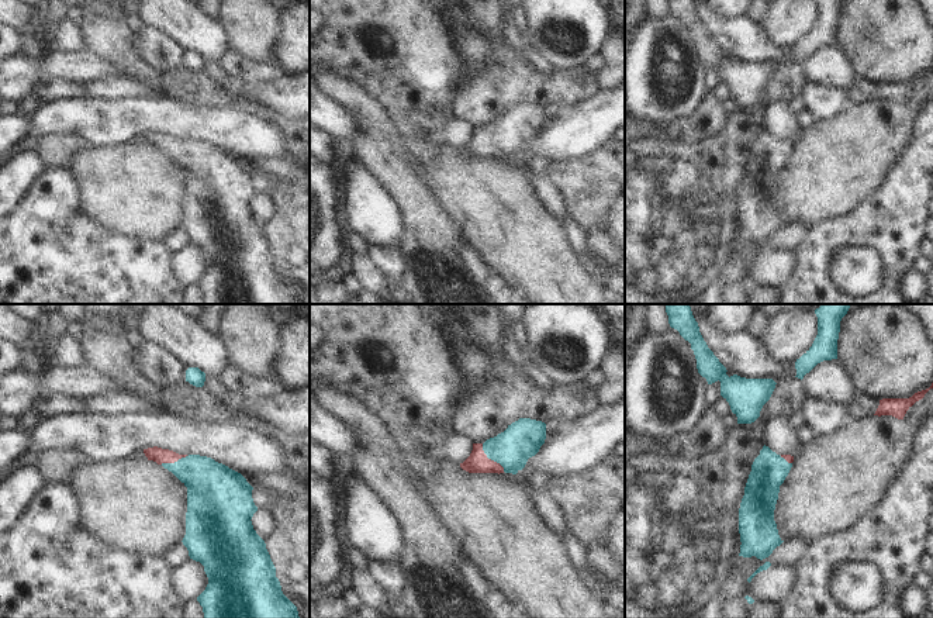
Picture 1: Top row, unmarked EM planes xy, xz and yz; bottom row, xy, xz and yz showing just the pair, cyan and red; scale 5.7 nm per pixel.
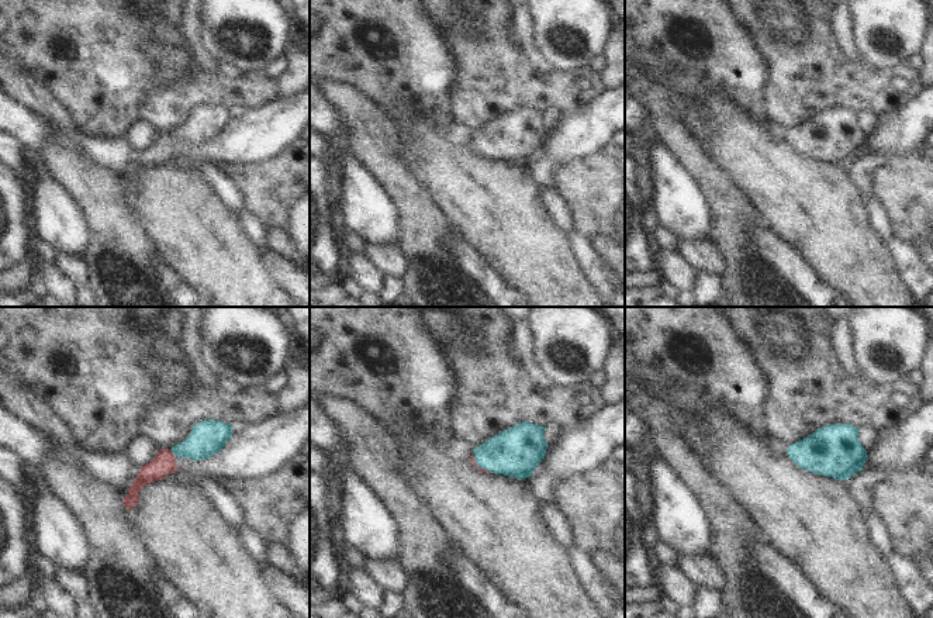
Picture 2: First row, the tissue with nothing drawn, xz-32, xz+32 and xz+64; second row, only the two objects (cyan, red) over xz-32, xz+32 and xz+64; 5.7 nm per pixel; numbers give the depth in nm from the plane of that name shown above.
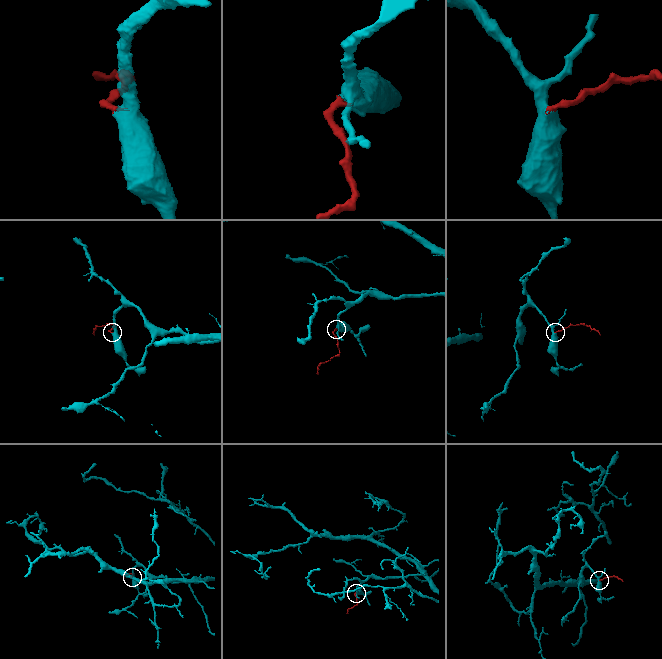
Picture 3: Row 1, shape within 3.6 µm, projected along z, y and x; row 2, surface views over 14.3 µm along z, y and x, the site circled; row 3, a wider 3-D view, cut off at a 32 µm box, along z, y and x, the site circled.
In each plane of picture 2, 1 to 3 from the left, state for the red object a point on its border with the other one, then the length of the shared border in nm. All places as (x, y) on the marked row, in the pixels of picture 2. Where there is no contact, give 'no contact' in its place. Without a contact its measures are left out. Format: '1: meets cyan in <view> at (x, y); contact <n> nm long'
1: meets cyan in xz-32 at (173, 453); contact 60 nm long
2: meets cyan in xz+32 at (479, 466); contact 160 nm long
3: meets cyan in xz+64 at (788, 446); contact 30 nm long

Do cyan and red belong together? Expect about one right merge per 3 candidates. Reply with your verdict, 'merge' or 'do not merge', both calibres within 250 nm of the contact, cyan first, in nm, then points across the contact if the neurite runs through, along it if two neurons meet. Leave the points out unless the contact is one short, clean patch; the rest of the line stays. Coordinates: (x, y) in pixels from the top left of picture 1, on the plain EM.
merge; calibres 220 and 120 nm; way xz (522, 124), (508, 137), (490, 142), (477, 147)

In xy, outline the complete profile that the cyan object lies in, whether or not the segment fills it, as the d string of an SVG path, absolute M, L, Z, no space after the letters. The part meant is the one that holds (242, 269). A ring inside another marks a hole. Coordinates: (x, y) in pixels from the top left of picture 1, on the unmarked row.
M158 131L144 134L144 138L187 172L186 220L182 227L190 244L200 246L208 262L205 275L197 282L204 304L300 304L297 291L281 276L265 225L253 214L250 204L258 191L246 163L207 141L179 139Z

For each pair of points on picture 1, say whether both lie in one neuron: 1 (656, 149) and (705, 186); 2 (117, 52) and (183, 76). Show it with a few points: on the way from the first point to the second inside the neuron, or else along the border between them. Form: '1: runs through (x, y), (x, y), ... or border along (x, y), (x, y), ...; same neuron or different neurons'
1: runs through (669, 149), (694, 173); same neuron
2: border along (166, 73), (165, 93); different neurons

